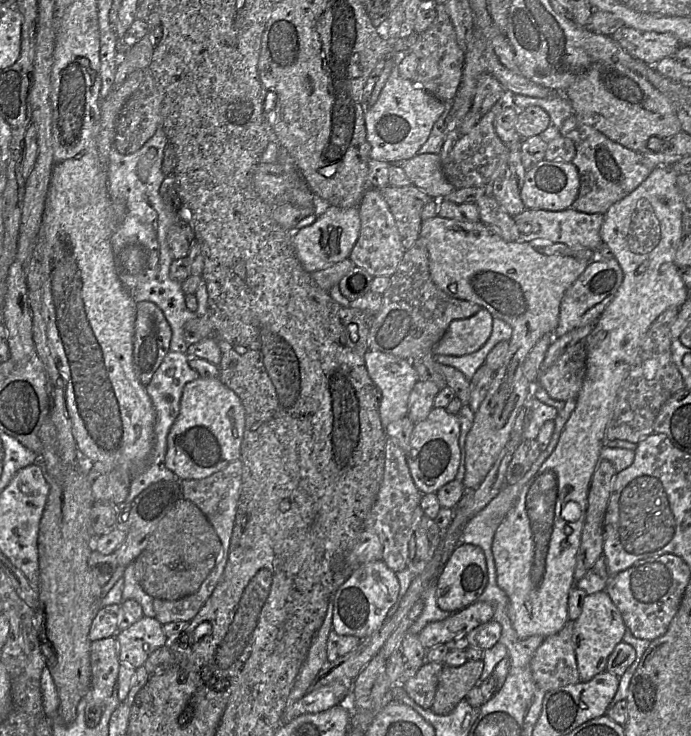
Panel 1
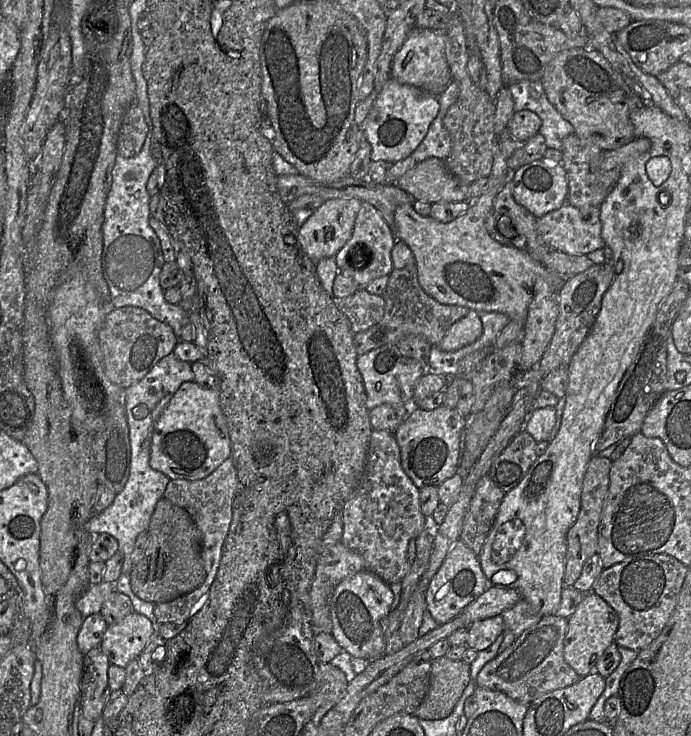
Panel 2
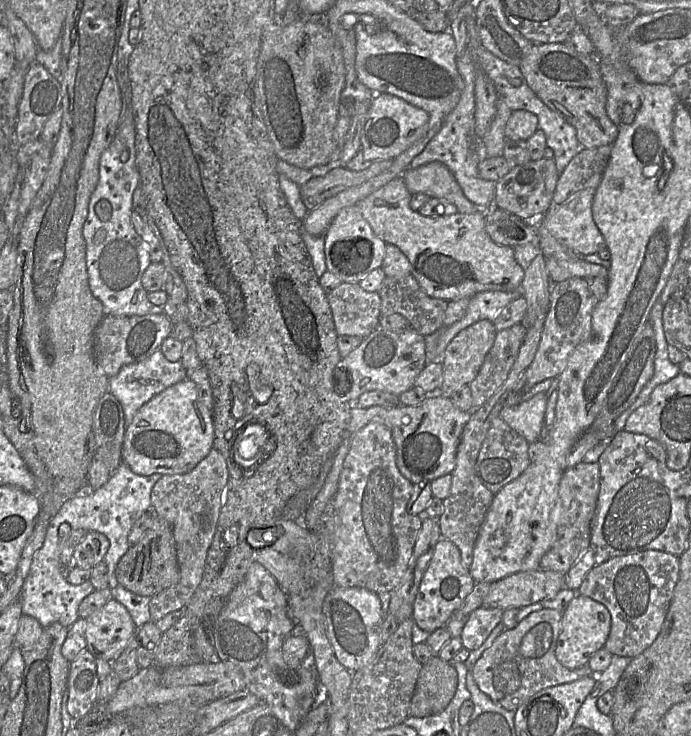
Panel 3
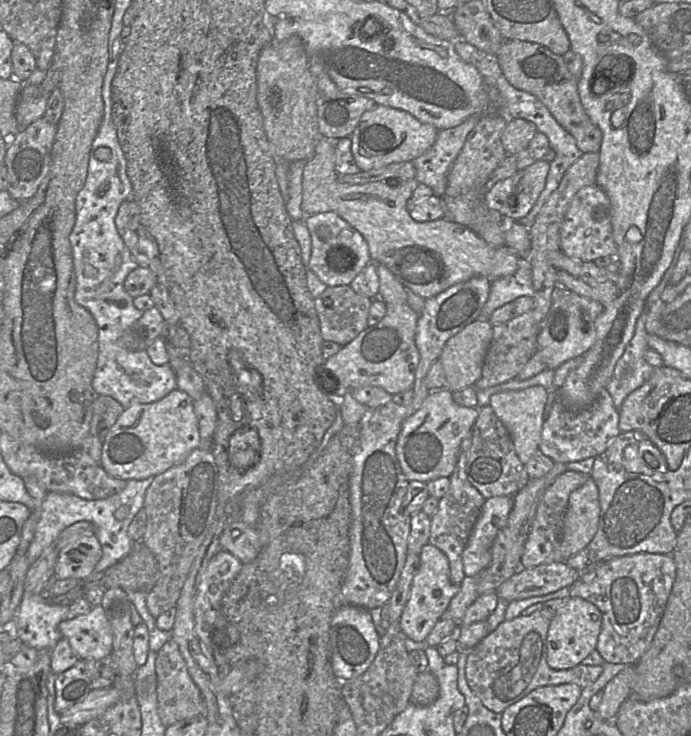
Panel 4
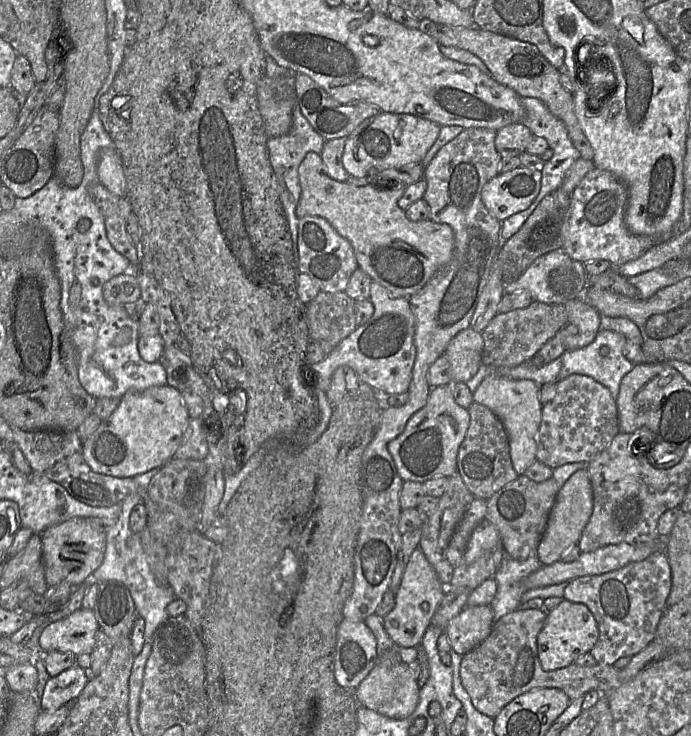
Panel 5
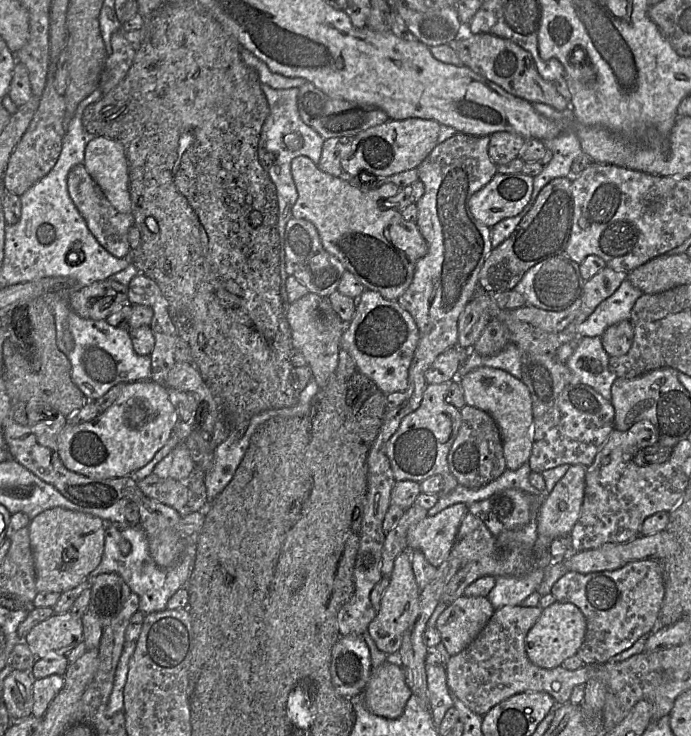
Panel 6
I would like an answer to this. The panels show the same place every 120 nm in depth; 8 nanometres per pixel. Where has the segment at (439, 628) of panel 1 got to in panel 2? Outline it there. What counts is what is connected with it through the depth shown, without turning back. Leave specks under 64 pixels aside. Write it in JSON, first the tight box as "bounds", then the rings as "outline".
{"bounds":[459,586,522,628],"outline":[[[493,586],[485,590],[479,597],[470,602],[459,613],[466,628],[479,620],[501,615],[503,611],[513,607],[522,599],[518,591],[511,588]]]}

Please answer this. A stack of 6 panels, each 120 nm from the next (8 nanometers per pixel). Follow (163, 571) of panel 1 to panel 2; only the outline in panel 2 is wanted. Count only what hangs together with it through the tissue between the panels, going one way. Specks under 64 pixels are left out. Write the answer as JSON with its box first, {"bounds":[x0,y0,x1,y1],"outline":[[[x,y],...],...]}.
{"bounds":[129,498,206,604],"outline":[[[161,498],[147,529],[144,555],[129,572],[133,593],[144,601],[157,604],[195,590],[206,578],[200,551],[201,535],[191,516],[185,509]]]}

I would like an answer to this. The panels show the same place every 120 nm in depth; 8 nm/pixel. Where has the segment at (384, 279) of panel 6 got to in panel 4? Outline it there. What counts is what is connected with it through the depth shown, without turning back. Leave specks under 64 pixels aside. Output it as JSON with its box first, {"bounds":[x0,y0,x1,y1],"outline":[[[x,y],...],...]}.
{"bounds":[301,137,520,299],"outline":[[[321,137],[321,139],[317,142],[315,154],[313,158],[309,160],[304,167],[303,177],[302,177],[301,209],[304,213],[304,217],[311,216],[318,213],[323,213],[323,212],[329,212],[329,211],[337,213],[339,216],[341,216],[344,220],[346,220],[351,226],[353,226],[357,231],[359,231],[363,235],[363,237],[365,238],[368,244],[372,262],[376,264],[385,265],[406,289],[411,290],[415,294],[423,297],[424,299],[433,297],[439,294],[440,292],[446,290],[447,288],[451,287],[452,285],[460,282],[465,282],[473,277],[482,276],[482,277],[486,277],[491,282],[493,282],[499,278],[509,276],[515,273],[519,265],[520,257],[513,249],[511,249],[507,245],[504,245],[501,247],[490,246],[483,238],[481,238],[479,235],[477,235],[473,230],[471,230],[467,226],[452,222],[448,219],[437,219],[437,220],[425,221],[425,222],[415,221],[410,216],[409,210],[407,209],[407,206],[406,206],[407,200],[411,196],[415,183],[418,183],[418,182],[416,182],[416,180],[386,180],[386,181],[376,181],[376,182],[358,184],[358,185],[341,182],[335,170],[335,143],[334,141],[328,140],[325,137]]]}

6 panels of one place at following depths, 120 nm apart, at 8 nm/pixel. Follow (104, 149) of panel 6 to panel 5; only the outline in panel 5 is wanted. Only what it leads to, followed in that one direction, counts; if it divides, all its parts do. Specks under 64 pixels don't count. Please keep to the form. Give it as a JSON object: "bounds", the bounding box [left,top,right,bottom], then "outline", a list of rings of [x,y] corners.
{"bounds":[97,149,127,197],"outline":[[[105,149],[97,164],[99,182],[112,194],[127,197],[127,181],[121,156],[116,149]]]}

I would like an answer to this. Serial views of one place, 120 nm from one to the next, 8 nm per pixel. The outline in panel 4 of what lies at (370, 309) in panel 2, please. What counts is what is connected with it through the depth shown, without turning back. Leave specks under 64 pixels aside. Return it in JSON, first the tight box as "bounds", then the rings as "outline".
{"bounds":[315,285,372,346],"outline":[[[350,285],[327,287],[315,298],[323,339],[341,346],[351,342],[368,327],[372,301],[356,293]]]}

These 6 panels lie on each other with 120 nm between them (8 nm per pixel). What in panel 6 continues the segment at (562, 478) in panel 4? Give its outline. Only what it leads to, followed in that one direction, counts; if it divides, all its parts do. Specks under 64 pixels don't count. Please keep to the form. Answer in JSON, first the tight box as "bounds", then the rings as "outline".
{"bounds":[466,489,546,537],"outline":[[[507,489],[488,499],[466,504],[469,513],[479,518],[494,537],[503,531],[515,531],[536,519],[546,493],[533,495],[519,489]]]}

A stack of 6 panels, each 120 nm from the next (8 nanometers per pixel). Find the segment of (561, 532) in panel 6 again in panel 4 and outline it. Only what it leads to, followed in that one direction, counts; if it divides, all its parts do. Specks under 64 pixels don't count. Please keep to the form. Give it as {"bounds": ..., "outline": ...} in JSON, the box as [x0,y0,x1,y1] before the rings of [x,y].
{"bounds":[560,476,600,561],"outline":[[[590,476],[569,496],[560,544],[565,561],[587,547],[598,529],[600,512],[598,487]]]}

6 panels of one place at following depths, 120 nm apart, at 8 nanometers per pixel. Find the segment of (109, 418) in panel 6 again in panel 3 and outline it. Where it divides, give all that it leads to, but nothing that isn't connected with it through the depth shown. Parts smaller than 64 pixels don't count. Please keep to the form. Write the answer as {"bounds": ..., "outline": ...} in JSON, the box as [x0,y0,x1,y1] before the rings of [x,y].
{"bounds":[123,379,214,476],"outline":[[[186,379],[144,404],[126,427],[123,445],[123,463],[143,476],[176,475],[191,471],[214,448],[212,415],[202,415],[197,406],[195,383]]]}

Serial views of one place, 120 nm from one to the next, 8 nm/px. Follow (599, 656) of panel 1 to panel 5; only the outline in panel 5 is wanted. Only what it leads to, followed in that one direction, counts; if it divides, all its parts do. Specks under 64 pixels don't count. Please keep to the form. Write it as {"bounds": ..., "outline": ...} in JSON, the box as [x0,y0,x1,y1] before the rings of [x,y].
{"bounds":[537,600,599,671],"outline":[[[567,600],[549,611],[537,636],[538,657],[545,671],[554,671],[574,664],[579,656],[589,653],[599,638],[597,622],[589,608]]]}

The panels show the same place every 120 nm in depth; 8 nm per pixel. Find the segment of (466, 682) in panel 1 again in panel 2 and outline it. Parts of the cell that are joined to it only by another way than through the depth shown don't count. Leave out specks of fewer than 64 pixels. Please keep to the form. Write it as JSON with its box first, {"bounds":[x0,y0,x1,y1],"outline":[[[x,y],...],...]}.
{"bounds":[414,656,470,720],"outline":[[[445,656],[433,659],[427,693],[414,715],[423,720],[448,717],[469,682],[470,664]]]}

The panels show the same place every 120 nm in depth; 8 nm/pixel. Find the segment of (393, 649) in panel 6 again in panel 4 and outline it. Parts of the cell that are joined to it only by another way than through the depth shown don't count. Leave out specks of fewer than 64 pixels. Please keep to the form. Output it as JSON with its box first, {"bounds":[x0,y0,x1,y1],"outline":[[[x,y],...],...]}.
{"bounds":[400,544,460,642],"outline":[[[426,544],[421,549],[419,558],[419,567],[413,577],[410,595],[400,619],[405,636],[416,642],[426,640],[437,621],[448,609],[451,599],[460,590],[460,584],[454,584],[450,580],[449,561],[441,550]]]}

